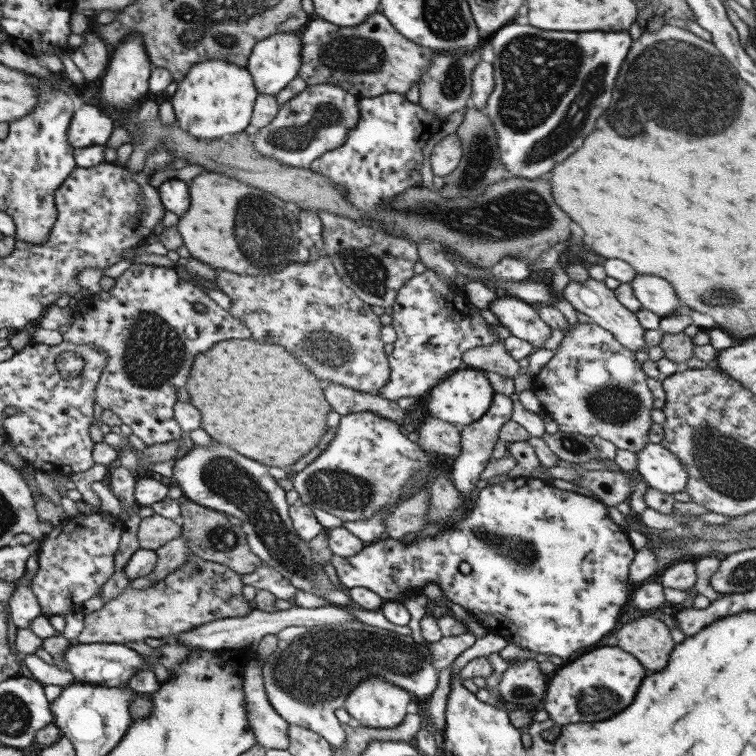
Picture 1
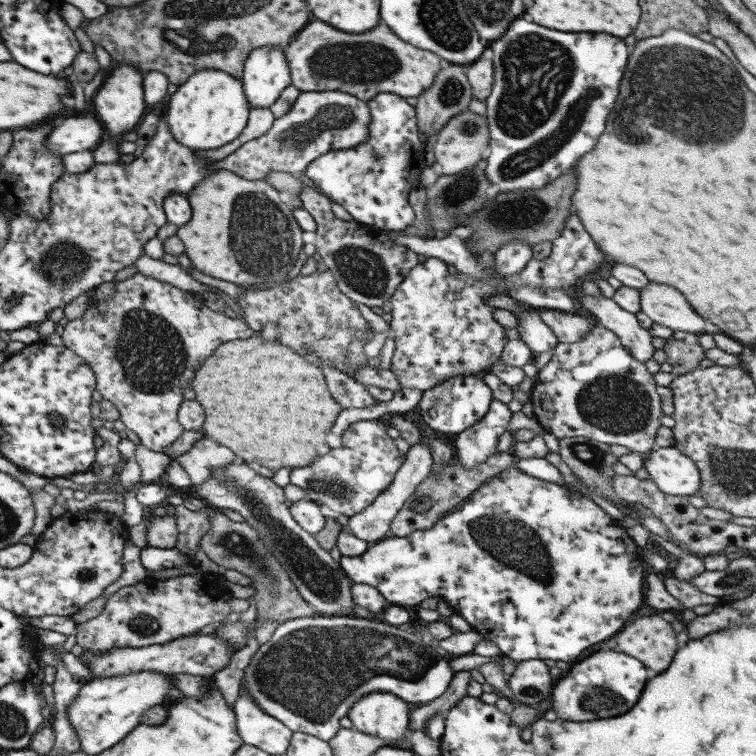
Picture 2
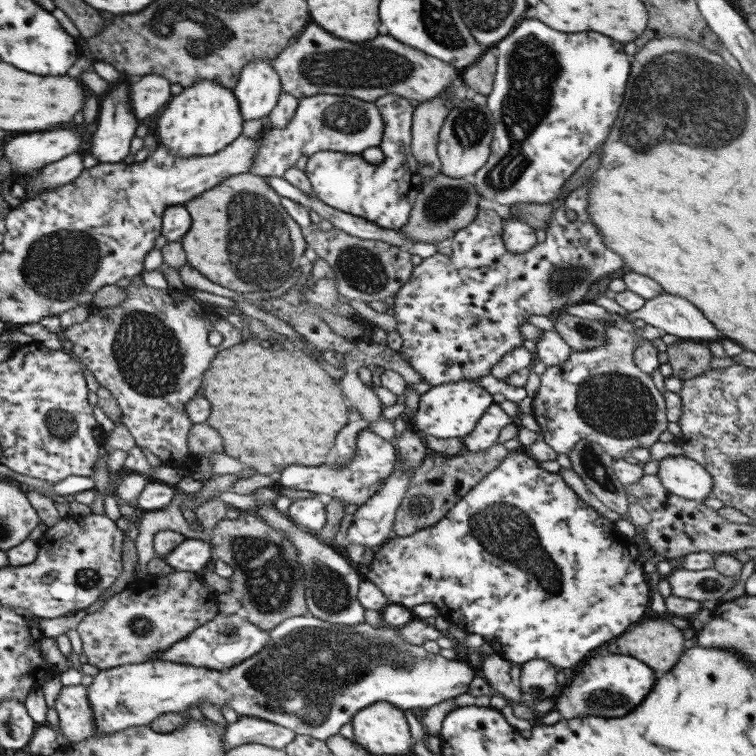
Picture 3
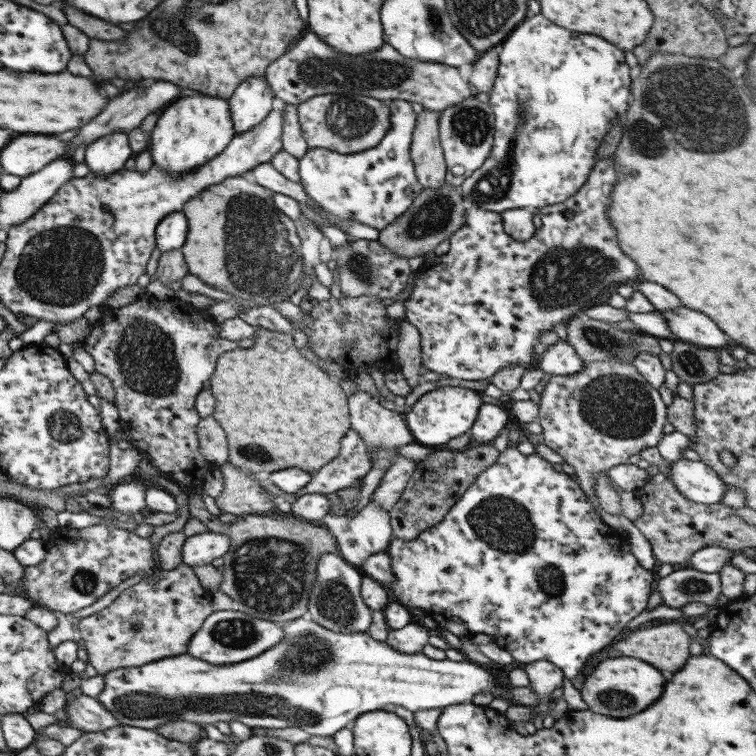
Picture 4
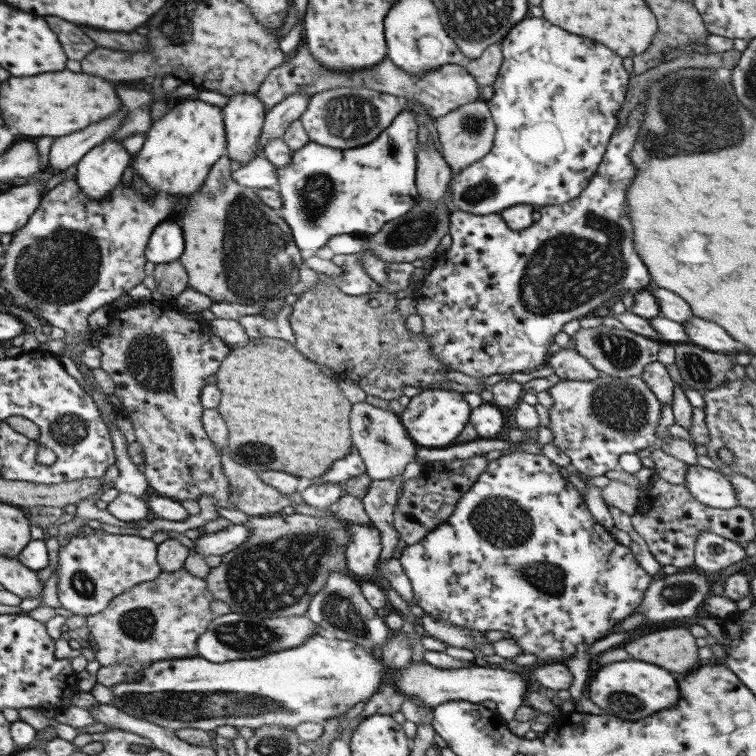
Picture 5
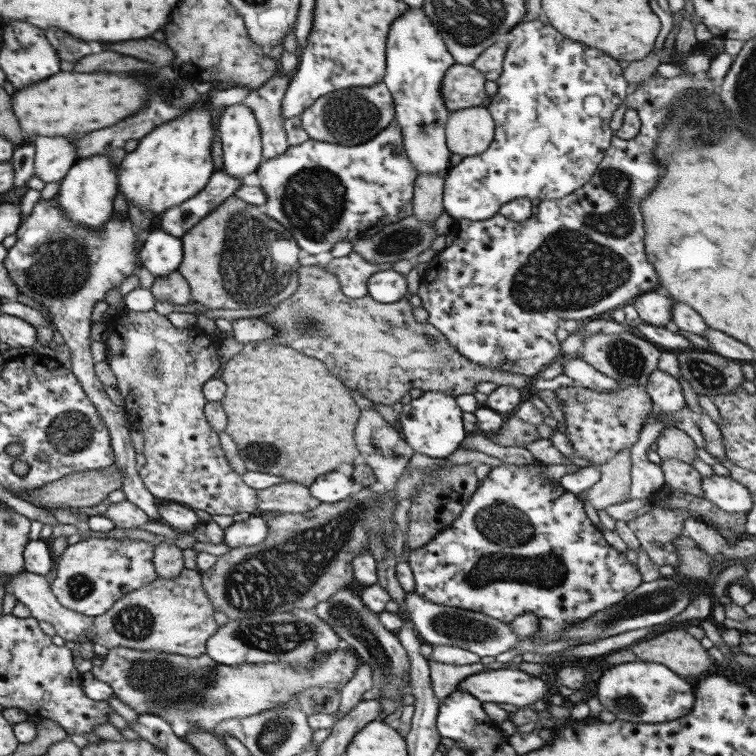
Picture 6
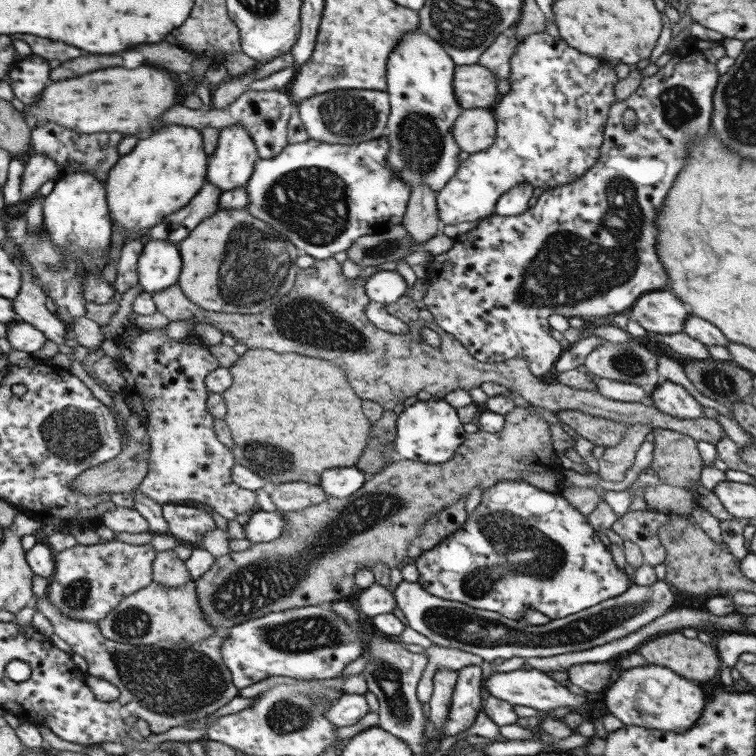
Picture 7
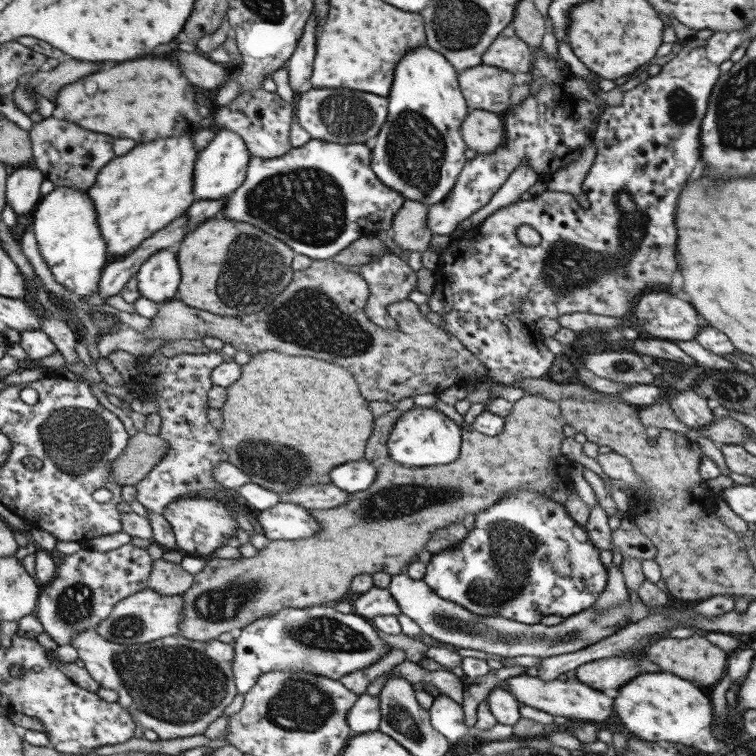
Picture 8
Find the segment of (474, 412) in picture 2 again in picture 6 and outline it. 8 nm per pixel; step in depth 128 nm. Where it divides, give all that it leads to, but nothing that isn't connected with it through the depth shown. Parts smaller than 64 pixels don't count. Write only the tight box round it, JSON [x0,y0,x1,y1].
[397,391,466,459]

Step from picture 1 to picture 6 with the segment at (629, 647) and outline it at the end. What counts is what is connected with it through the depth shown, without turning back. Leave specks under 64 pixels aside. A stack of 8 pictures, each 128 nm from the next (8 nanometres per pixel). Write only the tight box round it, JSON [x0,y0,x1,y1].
[631,630,711,676]

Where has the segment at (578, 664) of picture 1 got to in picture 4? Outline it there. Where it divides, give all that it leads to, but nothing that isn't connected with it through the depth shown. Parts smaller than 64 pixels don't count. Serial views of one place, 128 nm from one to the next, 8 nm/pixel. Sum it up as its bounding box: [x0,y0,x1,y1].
[578,656,665,719]

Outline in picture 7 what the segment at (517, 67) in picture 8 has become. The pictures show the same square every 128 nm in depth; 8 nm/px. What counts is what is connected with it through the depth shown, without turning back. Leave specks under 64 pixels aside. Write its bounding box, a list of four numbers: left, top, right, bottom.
[476,33,519,80]

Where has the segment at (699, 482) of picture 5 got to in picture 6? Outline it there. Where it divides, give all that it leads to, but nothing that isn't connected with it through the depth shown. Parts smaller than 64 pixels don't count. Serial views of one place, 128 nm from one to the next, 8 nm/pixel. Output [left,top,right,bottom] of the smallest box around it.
[701,476,752,514]

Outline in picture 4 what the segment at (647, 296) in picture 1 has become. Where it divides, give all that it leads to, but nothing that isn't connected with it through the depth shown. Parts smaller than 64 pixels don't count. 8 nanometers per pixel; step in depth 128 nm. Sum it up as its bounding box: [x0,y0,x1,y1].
[659,305,733,349]

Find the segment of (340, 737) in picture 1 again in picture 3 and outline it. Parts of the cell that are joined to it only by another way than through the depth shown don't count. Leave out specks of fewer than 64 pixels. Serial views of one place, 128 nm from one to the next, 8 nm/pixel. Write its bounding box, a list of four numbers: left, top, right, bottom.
[86,612,478,741]

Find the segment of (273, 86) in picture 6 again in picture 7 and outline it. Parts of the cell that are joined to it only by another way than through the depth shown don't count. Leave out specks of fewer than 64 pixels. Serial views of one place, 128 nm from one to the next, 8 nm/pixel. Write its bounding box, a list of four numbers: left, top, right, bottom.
[30,90,295,182]

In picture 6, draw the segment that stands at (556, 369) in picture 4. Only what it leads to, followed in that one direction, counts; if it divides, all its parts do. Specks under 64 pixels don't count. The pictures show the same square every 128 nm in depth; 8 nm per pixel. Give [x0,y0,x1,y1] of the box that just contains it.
[561,357,620,393]

